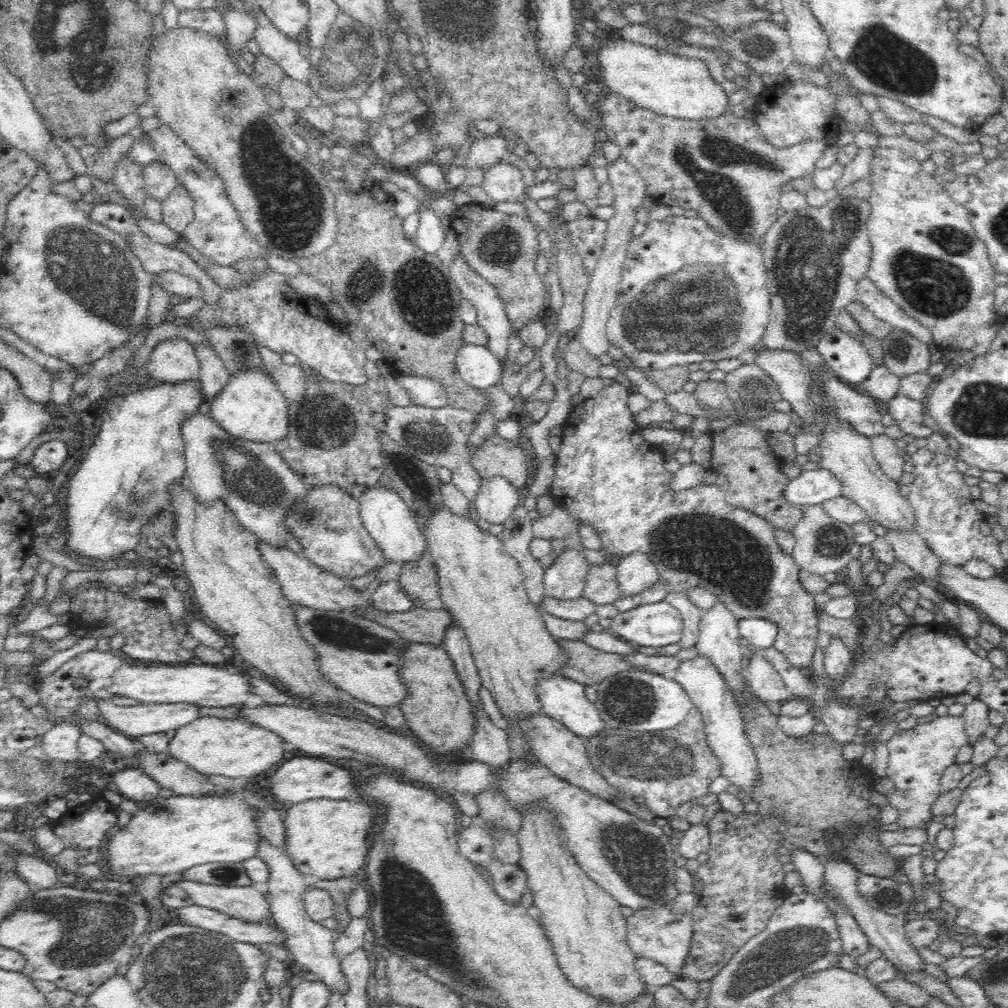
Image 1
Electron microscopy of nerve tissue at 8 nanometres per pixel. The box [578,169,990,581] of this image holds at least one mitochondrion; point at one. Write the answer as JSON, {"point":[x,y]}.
{"point":[669,316]}

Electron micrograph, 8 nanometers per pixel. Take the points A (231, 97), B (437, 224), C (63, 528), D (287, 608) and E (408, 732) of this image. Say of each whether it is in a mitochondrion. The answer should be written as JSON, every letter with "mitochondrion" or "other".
{"A":"other","B":"other","C":"other","D":"other","E":"other"}

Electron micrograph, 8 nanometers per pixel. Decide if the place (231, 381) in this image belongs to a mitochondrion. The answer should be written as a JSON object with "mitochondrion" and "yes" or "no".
{"mitochondrion":"no"}

